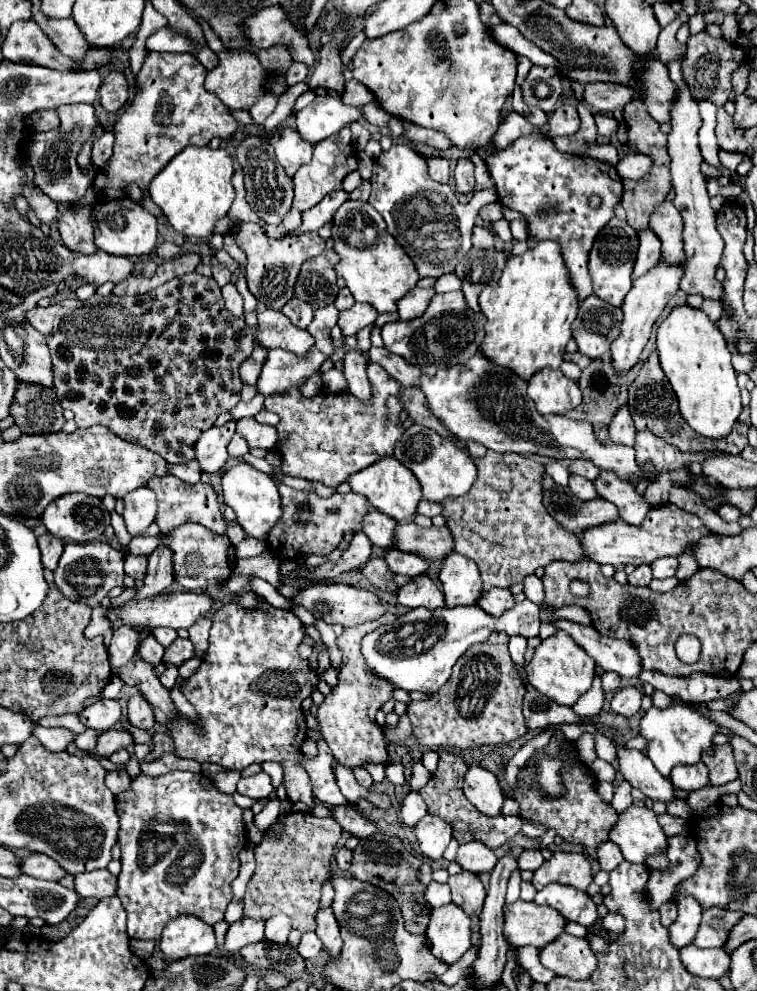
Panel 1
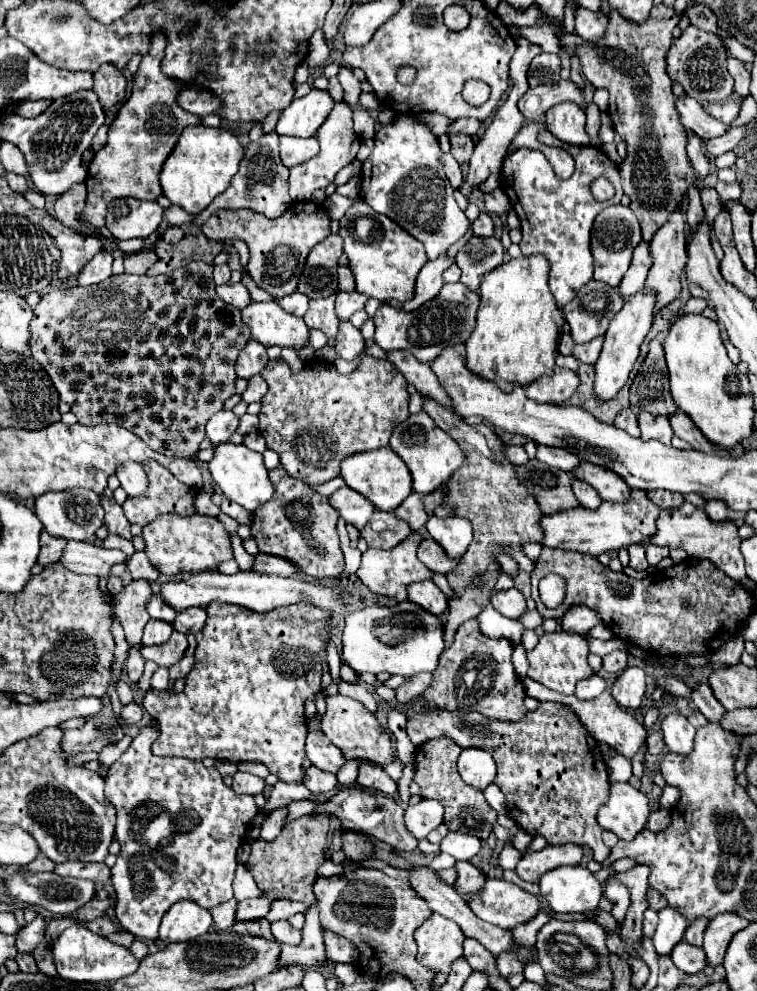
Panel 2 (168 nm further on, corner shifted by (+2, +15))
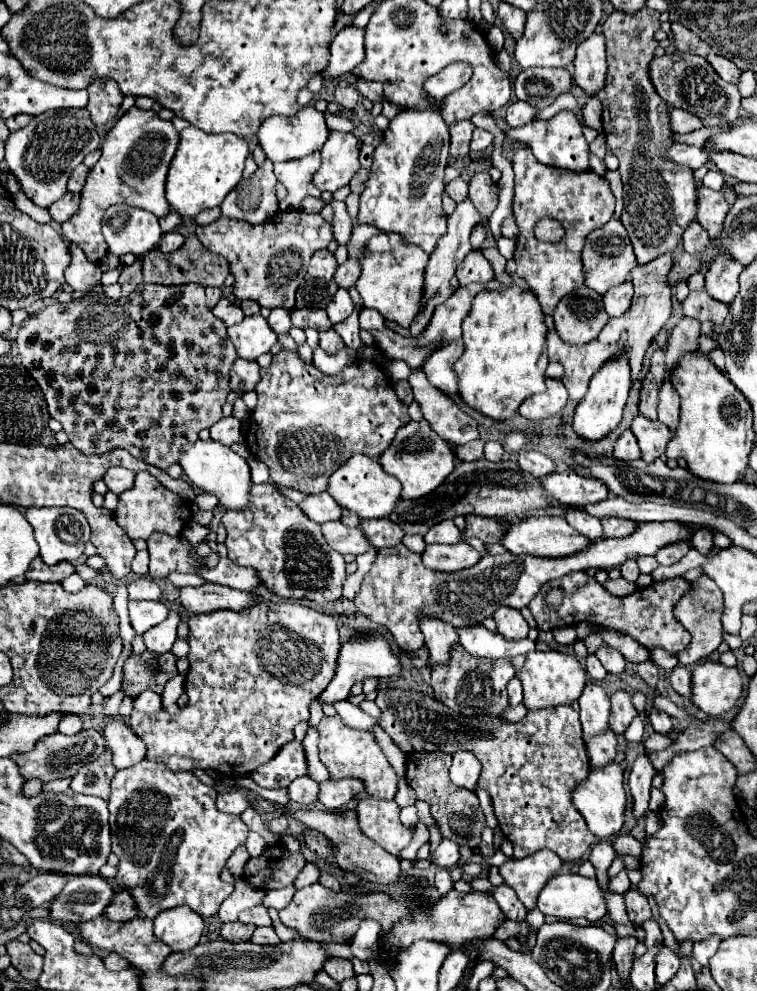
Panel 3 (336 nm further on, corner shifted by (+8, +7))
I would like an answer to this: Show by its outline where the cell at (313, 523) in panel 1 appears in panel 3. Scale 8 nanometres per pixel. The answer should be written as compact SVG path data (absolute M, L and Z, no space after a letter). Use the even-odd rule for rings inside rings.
M274 484L252 486L248 508L224 512L222 524L228 530L228 558L238 566L256 568L264 586L274 594L314 602L330 602L342 596L342 582L346 578L342 554L328 546L320 524L308 520L308 516L300 512L300 506L280 494Z

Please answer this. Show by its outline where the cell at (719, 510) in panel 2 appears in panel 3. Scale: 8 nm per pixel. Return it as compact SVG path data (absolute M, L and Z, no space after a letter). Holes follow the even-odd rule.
M698 528L692 536L692 546L700 552L700 554L706 554L712 546L714 546L714 540L712 540L712 530L708 528Z

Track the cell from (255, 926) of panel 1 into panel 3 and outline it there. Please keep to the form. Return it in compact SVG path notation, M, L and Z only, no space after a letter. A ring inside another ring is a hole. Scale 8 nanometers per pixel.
M254 906L254 908L244 910L238 920L244 924L254 924L254 926L272 926L272 920L268 916L268 908L264 908L264 906Z

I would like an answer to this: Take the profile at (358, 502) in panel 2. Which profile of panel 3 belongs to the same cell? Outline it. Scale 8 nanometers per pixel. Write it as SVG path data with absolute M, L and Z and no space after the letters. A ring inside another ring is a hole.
M320 492L320 494L312 494L308 496L300 508L304 510L304 514L318 522L318 524L324 524L324 522L332 522L332 520L340 520L344 510L340 508L340 504L336 504L336 500L332 500L332 496L328 492Z

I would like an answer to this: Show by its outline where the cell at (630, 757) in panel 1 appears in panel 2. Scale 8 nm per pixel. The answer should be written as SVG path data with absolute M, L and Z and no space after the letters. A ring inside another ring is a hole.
M530 678L522 680L522 684L524 684L528 696L532 696L532 698L536 698L536 700L540 700L540 702L550 700L550 702L562 702L562 704L570 706L570 708L576 712L576 716L582 720L582 724L586 726L586 730L590 732L590 736L592 736L596 742L604 742L604 744L612 746L618 754L626 756L628 760L634 758L634 754L638 752L638 746L644 742L644 738L646 738L646 734L648 734L646 728L644 728L642 724L638 724L638 720L636 720L628 710L620 708L620 706L614 702L614 698L612 698L612 694L610 694L608 690L604 690L600 696L596 696L596 698L592 698L592 700L578 700L576 696L566 696L566 694L560 694L560 692L554 692L554 690L546 690L542 684L538 684L538 682L530 680Z

